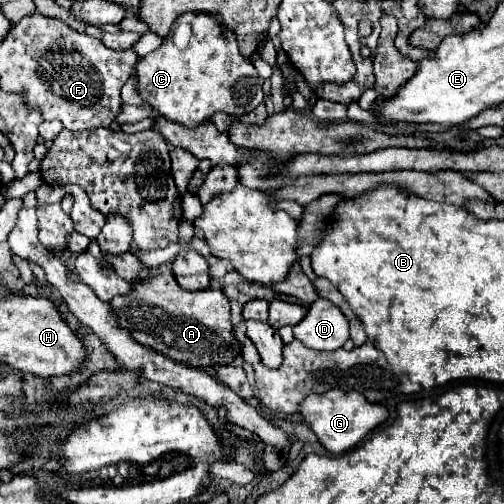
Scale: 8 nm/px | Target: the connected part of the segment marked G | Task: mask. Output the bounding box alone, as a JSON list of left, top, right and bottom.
[300,390,388,454]

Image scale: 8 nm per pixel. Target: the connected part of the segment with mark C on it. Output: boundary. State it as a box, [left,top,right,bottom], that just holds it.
[136,12,264,128]

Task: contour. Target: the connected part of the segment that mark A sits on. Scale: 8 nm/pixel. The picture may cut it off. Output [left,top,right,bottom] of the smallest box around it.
[110,264,242,370]

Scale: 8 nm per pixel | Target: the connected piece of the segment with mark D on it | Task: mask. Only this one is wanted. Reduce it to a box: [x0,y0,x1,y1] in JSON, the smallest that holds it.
[294,298,350,350]

